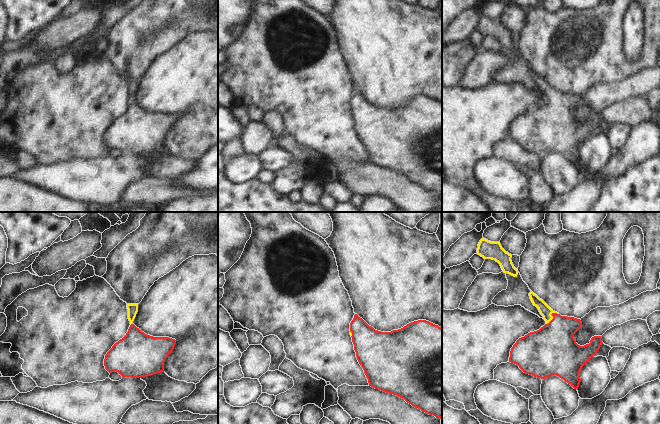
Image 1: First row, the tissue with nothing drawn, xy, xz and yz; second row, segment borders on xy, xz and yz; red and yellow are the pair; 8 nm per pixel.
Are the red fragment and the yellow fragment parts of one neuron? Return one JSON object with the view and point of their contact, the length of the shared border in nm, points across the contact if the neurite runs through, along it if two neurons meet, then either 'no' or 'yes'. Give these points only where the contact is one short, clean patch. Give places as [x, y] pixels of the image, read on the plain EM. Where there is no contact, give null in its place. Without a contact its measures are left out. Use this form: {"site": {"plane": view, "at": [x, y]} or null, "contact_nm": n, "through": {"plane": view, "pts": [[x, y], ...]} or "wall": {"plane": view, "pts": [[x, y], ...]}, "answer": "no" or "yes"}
{"site": {"plane": "yz", "at": [552, 91]}, "contact_nm": 140, "through": {"plane": "yz", "pts": [[553, 122], [552, 91], [544, 85]]}, "answer": "yes"}

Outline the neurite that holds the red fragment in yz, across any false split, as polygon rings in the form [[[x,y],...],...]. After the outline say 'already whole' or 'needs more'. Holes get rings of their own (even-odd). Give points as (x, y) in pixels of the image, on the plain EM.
[[[533,68],[529,72],[546,100],[516,117],[511,124],[509,138],[537,154],[556,151],[578,165],[581,157],[579,149],[599,127],[602,113],[594,112],[589,120],[578,121],[574,110],[581,104],[581,96],[561,92]]]; needs more

